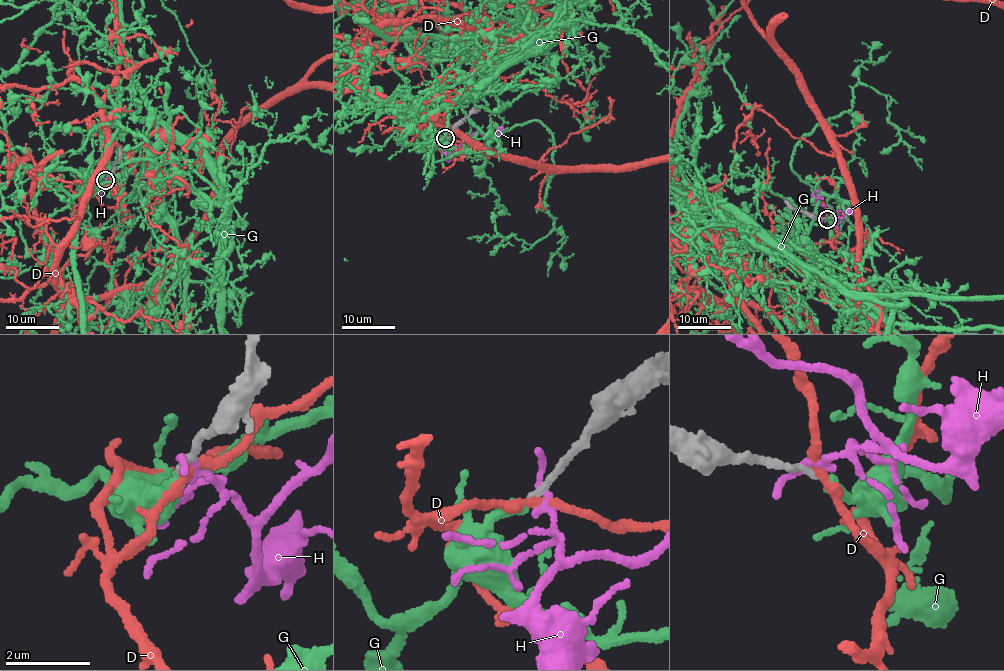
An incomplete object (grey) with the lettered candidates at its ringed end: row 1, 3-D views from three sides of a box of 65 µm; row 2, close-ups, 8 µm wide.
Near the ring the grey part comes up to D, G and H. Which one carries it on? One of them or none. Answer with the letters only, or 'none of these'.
G

